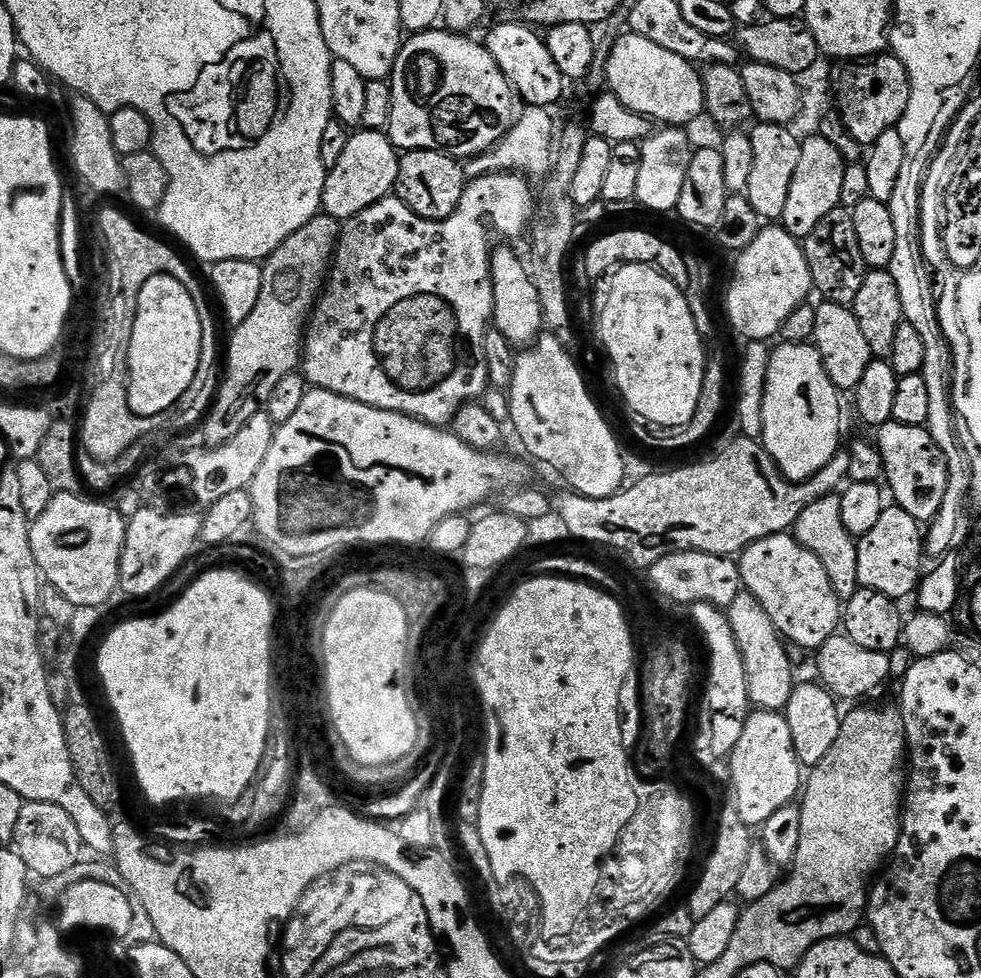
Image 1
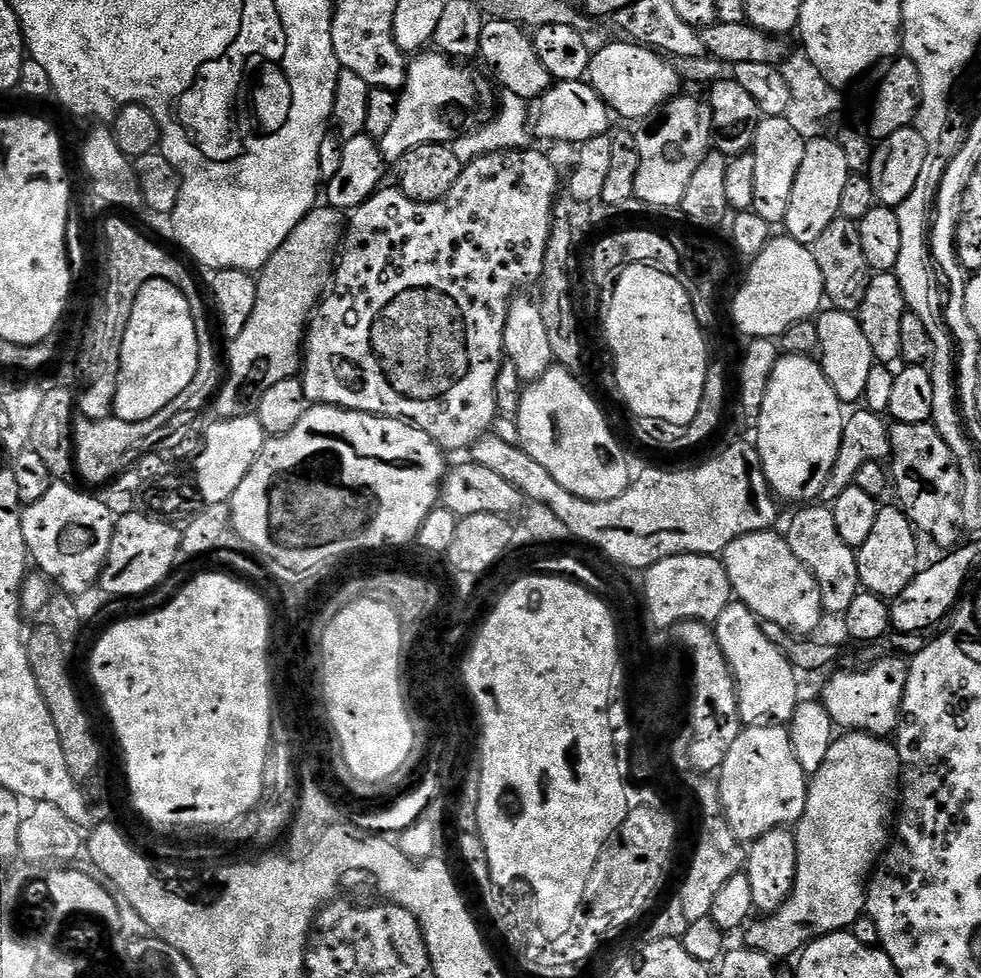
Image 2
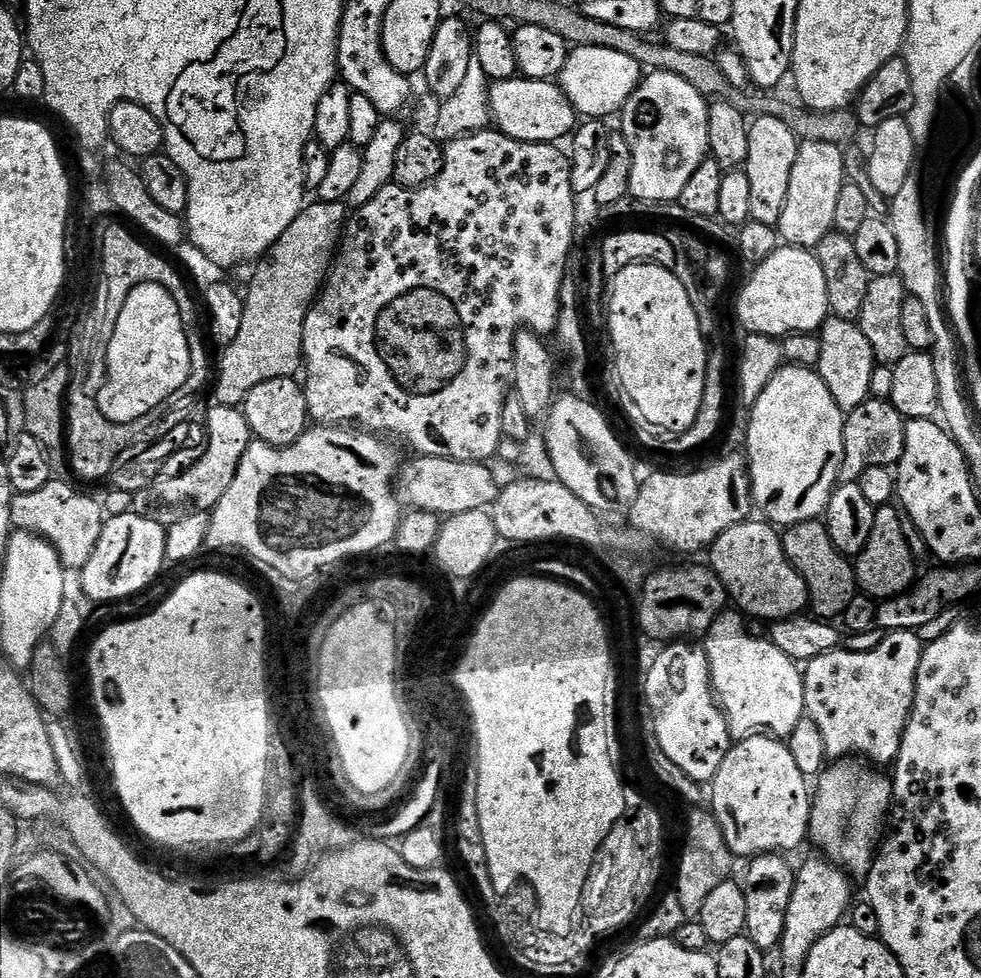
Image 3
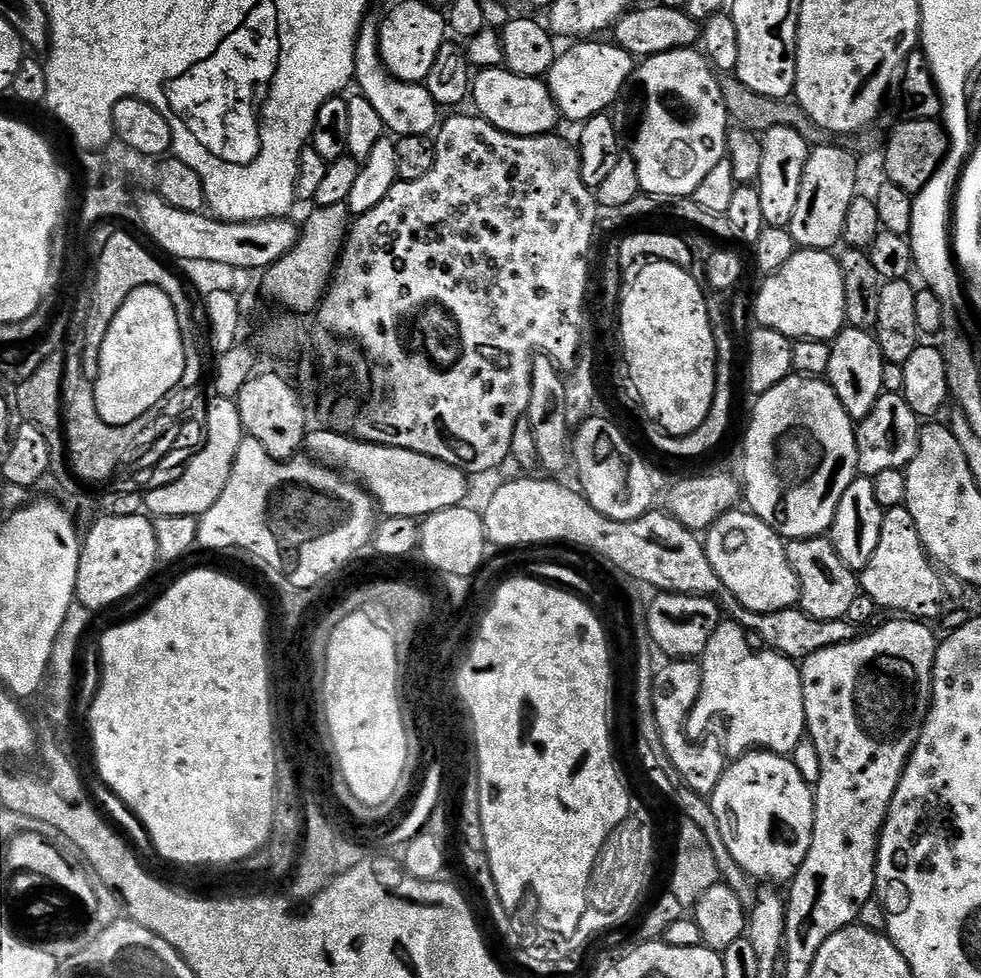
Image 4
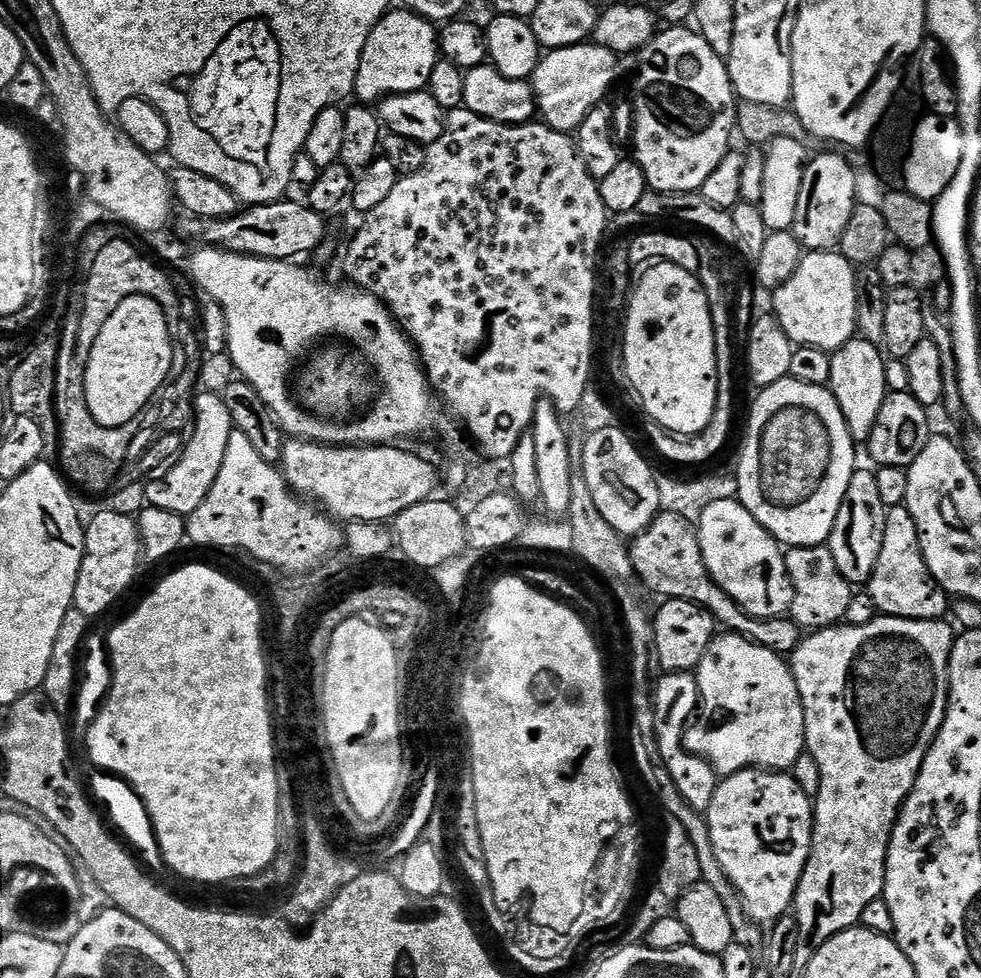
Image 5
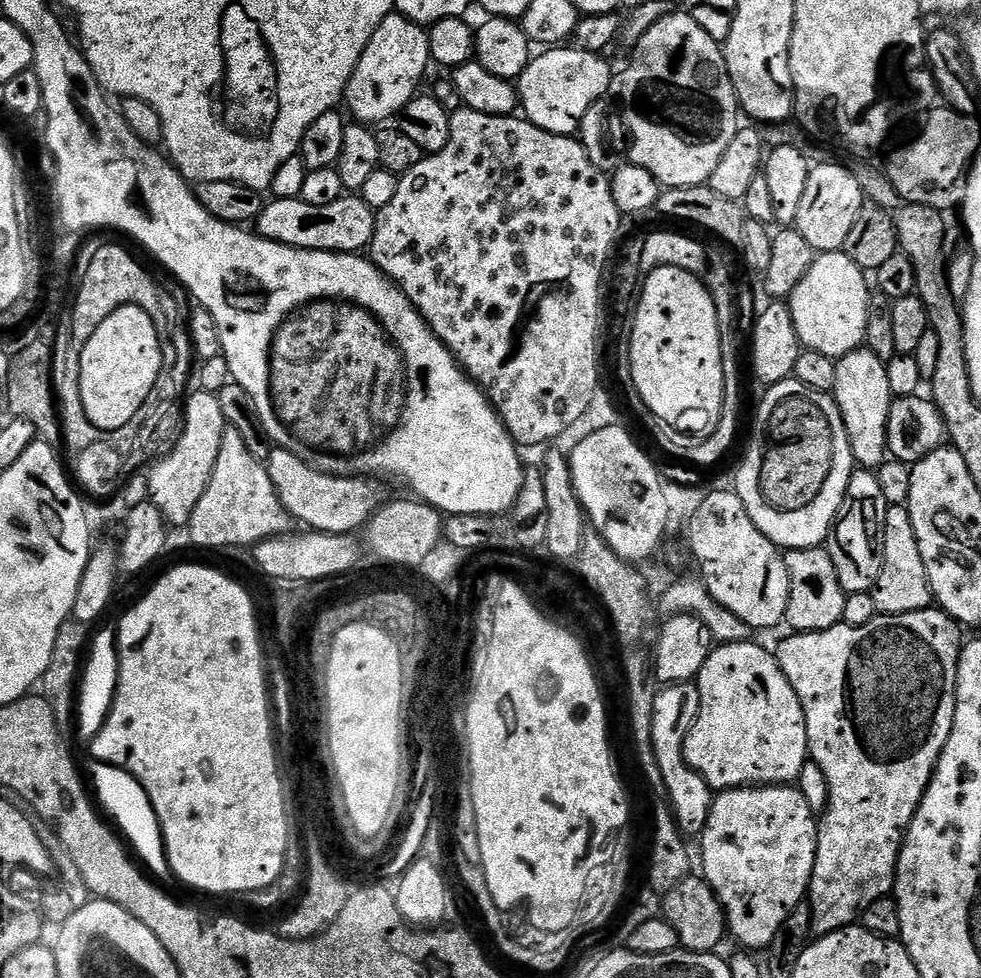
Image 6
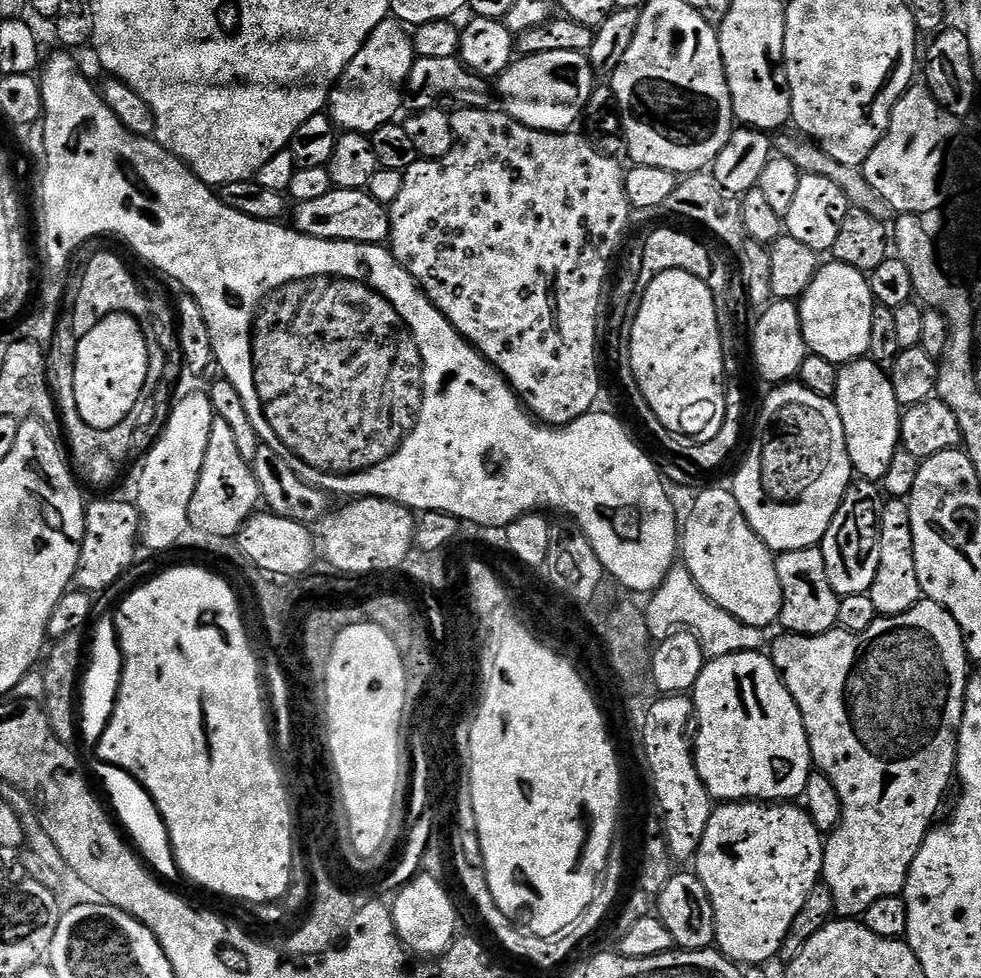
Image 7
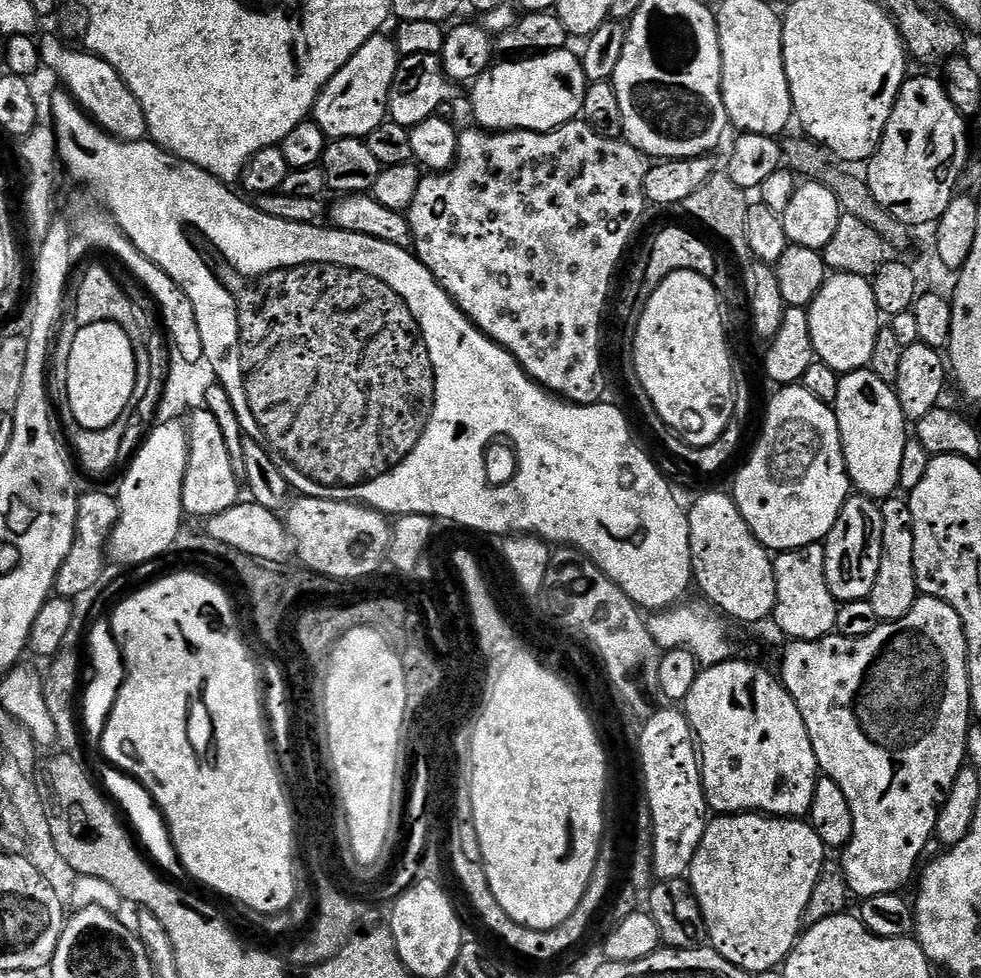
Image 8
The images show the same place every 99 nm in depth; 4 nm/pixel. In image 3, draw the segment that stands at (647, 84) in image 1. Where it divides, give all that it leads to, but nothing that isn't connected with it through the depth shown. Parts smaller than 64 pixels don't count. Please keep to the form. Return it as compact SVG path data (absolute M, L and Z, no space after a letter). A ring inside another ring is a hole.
M598 46L573 47L558 77L558 83L577 113L584 118L609 118L621 111L634 95L642 79L642 65L618 50L602 50Z

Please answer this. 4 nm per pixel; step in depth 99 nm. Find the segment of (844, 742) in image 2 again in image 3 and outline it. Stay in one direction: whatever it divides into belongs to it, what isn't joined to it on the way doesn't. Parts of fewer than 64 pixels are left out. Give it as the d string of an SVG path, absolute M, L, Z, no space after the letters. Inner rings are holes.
M840 758L829 763L814 784L812 813L808 823L811 843L816 843L825 852L821 853L831 863L845 869L849 877L852 878L857 878L856 876L867 877L878 851L878 845L881 843L886 821L892 811L892 781L887 775L884 777L880 772L883 771L873 770L863 759Z

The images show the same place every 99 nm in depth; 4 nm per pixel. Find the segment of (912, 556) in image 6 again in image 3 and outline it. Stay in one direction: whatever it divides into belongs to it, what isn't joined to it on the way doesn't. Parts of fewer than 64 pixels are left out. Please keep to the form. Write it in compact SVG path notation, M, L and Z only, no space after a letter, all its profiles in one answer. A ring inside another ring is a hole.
M899 507L877 508L874 514L874 530L870 530L870 542L866 542L866 546L854 560L859 591L880 602L889 597L903 595L914 584L912 579L916 576L916 564L912 561L912 548L908 545L904 524L906 528L906 520Z

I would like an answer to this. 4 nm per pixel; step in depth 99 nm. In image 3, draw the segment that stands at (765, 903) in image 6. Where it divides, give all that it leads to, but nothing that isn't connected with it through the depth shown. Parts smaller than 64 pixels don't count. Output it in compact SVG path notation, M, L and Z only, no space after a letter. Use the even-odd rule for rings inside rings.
M757 734L747 736L745 740L735 741L722 761L718 774L712 779L710 791L712 791L710 811L719 822L733 857L751 858L762 856L766 852L792 854L803 840L809 839L808 823L812 813L810 784L802 770L798 770L798 765L794 763L794 754L790 754L783 739Z

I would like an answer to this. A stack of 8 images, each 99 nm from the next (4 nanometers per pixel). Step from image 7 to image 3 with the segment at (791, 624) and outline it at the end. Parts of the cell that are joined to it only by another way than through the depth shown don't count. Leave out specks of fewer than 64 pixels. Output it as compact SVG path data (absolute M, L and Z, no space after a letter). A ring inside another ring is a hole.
M823 519L795 524L783 529L784 553L796 568L796 573L806 582L811 611L821 620L829 622L843 617L846 606L858 595L856 569L849 557L843 556L834 546Z

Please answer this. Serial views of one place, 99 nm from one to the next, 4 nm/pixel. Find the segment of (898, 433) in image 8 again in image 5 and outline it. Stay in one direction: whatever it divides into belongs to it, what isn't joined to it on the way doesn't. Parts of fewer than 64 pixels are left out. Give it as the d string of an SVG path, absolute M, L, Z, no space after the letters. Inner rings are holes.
M853 338L831 353L831 357L830 391L832 397L838 402L846 418L846 426L850 430L853 441L867 442L874 422L878 418L878 410L882 410L884 397L889 393L884 369L885 353L868 340Z

